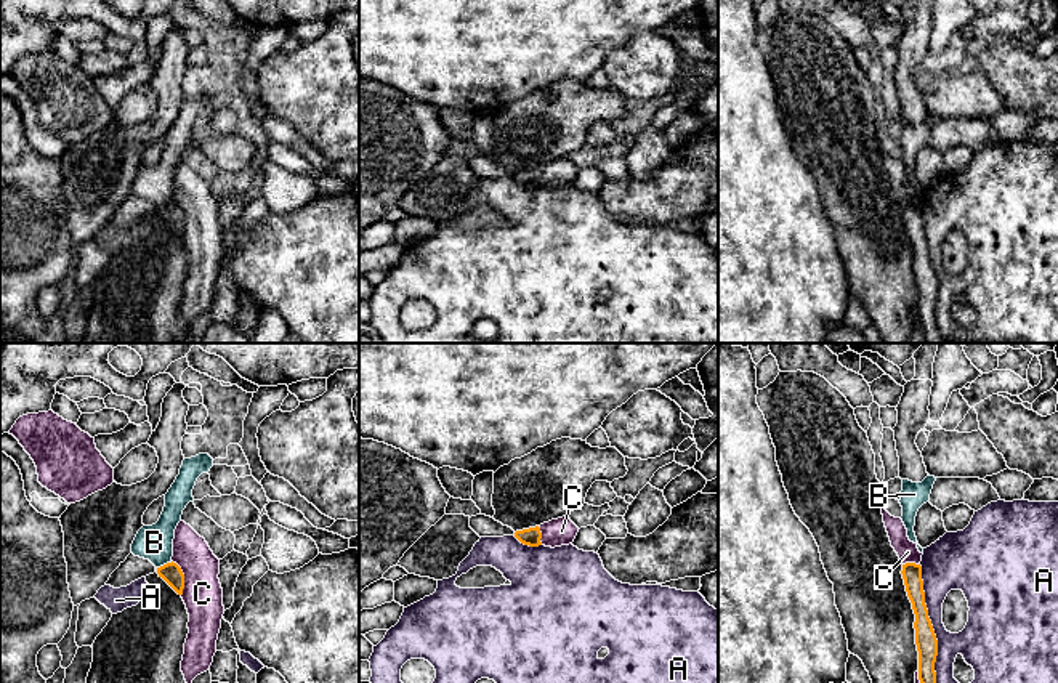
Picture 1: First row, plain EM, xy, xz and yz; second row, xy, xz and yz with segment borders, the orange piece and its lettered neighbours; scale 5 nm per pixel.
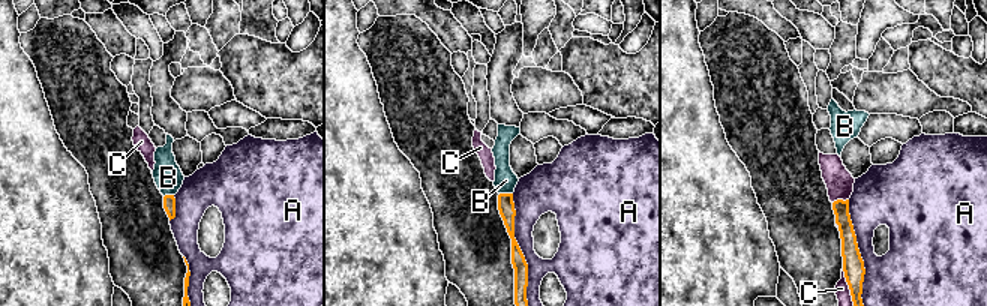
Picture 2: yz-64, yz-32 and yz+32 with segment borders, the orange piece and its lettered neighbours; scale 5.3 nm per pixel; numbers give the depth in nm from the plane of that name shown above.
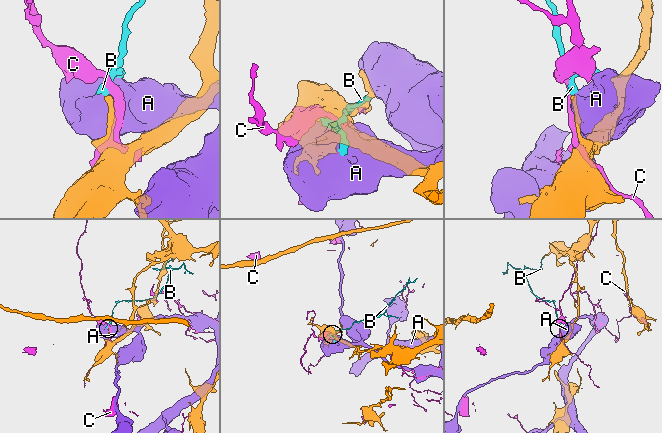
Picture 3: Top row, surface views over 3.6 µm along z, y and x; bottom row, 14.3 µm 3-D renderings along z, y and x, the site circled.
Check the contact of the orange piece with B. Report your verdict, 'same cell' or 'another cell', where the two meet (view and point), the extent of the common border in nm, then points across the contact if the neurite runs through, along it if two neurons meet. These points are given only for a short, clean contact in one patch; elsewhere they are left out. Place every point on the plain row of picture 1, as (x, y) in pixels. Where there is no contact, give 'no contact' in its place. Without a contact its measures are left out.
another cell | xy (164, 206) | 90 nm | along xy (172, 202), (157, 209)

